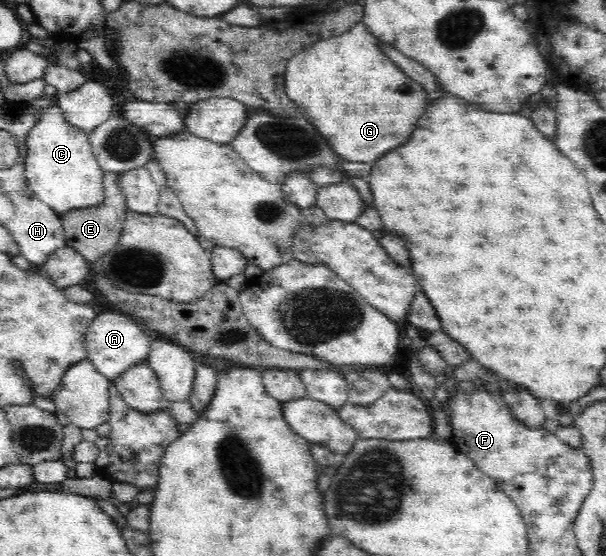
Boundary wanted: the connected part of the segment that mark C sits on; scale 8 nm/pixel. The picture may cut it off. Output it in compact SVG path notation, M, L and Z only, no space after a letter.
M58 103L42 109L42 118L28 134L25 145L27 158L24 171L27 185L31 193L52 208L59 217L71 210L103 204L105 172L92 153L88 134L67 124Z

